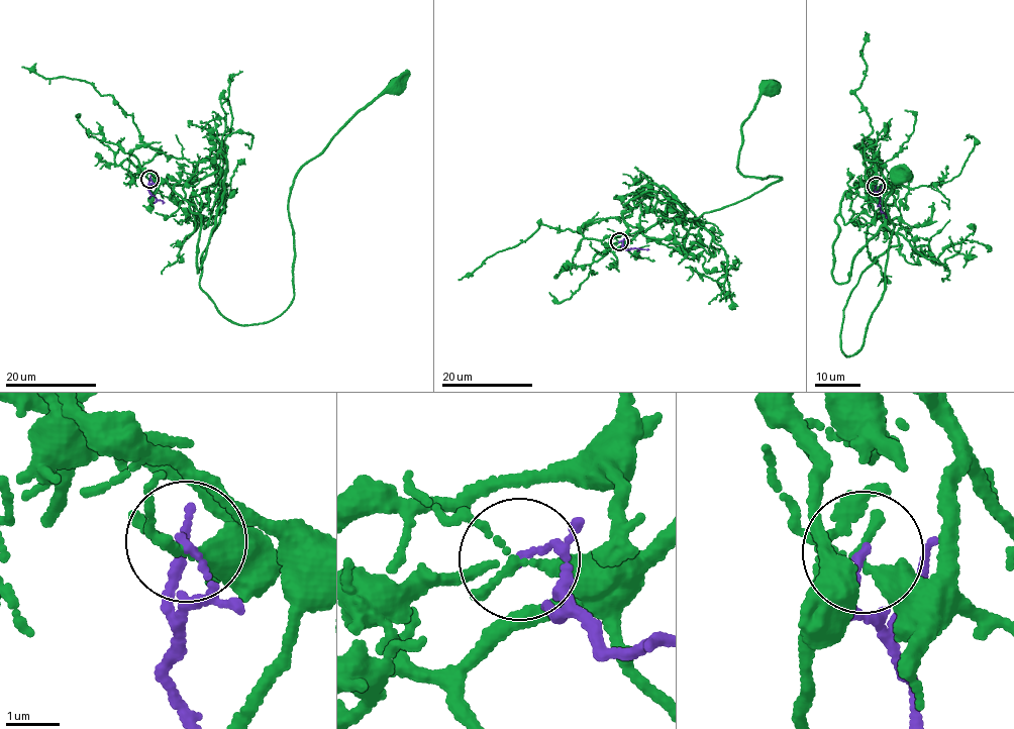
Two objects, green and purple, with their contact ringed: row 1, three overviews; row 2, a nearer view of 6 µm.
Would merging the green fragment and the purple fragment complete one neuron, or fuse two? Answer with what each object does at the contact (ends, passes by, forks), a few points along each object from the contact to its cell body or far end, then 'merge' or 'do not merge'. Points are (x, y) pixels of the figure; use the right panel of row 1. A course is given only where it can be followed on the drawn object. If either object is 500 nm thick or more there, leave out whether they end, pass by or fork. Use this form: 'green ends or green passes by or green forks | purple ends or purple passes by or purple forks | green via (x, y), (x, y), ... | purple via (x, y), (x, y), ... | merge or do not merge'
green passes by | purple ends | green via (876, 187), (898, 243), (847, 301), (849, 357), (884, 291), (898, 175) | purple via (876, 186), (880, 208), (887, 218) | do not merge

